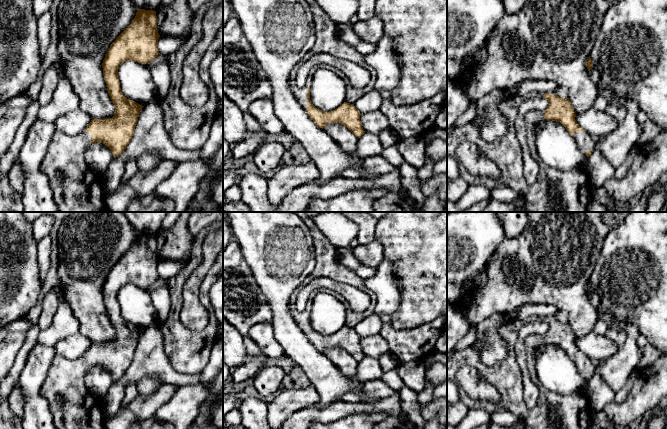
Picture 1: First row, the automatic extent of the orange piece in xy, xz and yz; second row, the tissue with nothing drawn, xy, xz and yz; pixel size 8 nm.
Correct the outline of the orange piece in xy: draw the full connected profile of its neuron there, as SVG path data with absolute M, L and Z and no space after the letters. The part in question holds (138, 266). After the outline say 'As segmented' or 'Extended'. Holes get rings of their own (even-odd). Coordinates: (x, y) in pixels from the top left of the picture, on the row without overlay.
M137 233L132 247L111 268L102 287L103 300L107 315L115 330L112 342L93 343L86 353L76 359L55 355L47 378L40 388L40 394L49 403L56 429L105 429L105 414L99 409L99 402L87 390L84 377L92 367L103 367L112 376L114 382L123 378L131 365L142 329L127 323L121 316L118 292L126 285L146 288L152 286L160 277L156 235Z. Extended

